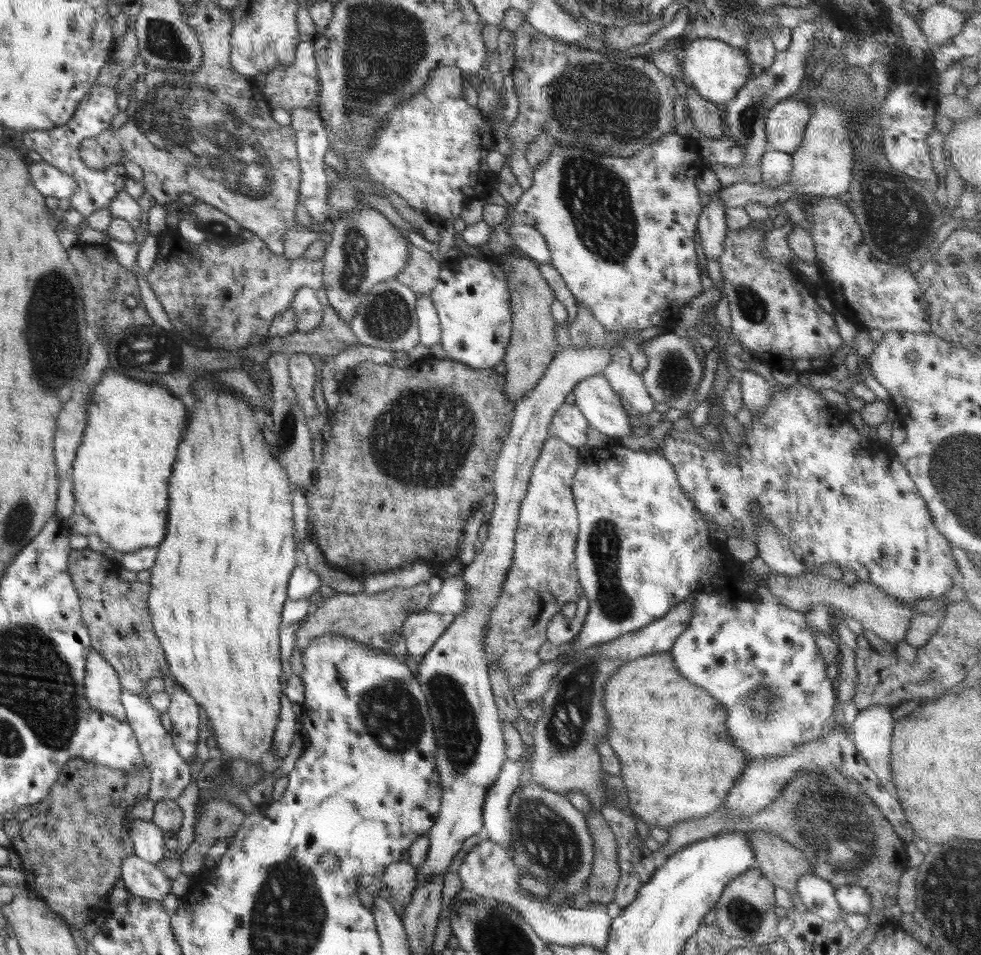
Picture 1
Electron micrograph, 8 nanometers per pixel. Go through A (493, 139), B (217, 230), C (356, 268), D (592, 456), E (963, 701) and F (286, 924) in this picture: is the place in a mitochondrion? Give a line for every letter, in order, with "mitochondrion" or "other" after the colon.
A: other
B: mitochondrion
C: mitochondrion
D: other
E: other
F: mitochondrion

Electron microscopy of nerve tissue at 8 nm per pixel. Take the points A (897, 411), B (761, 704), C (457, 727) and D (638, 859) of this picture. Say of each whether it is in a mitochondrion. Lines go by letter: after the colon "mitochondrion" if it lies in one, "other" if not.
A: other
B: mitochondrion
C: mitochondrion
D: other

